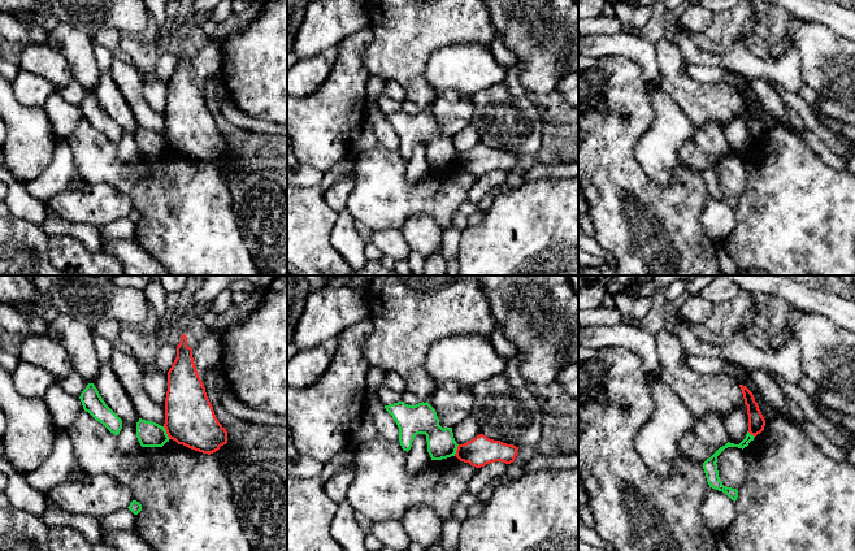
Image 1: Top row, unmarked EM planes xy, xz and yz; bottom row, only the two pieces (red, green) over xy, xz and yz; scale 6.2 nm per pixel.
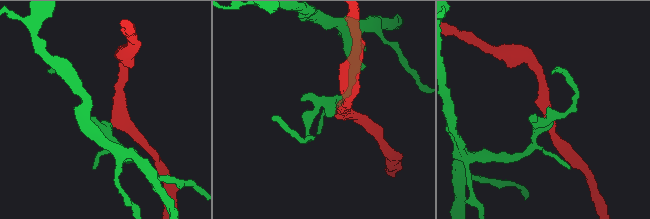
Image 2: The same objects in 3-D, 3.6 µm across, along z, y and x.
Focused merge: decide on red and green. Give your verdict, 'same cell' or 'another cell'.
another cell

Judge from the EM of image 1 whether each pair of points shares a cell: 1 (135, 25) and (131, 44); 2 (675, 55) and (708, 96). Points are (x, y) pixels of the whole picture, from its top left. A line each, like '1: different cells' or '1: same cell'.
1: different cells
2: same cell

